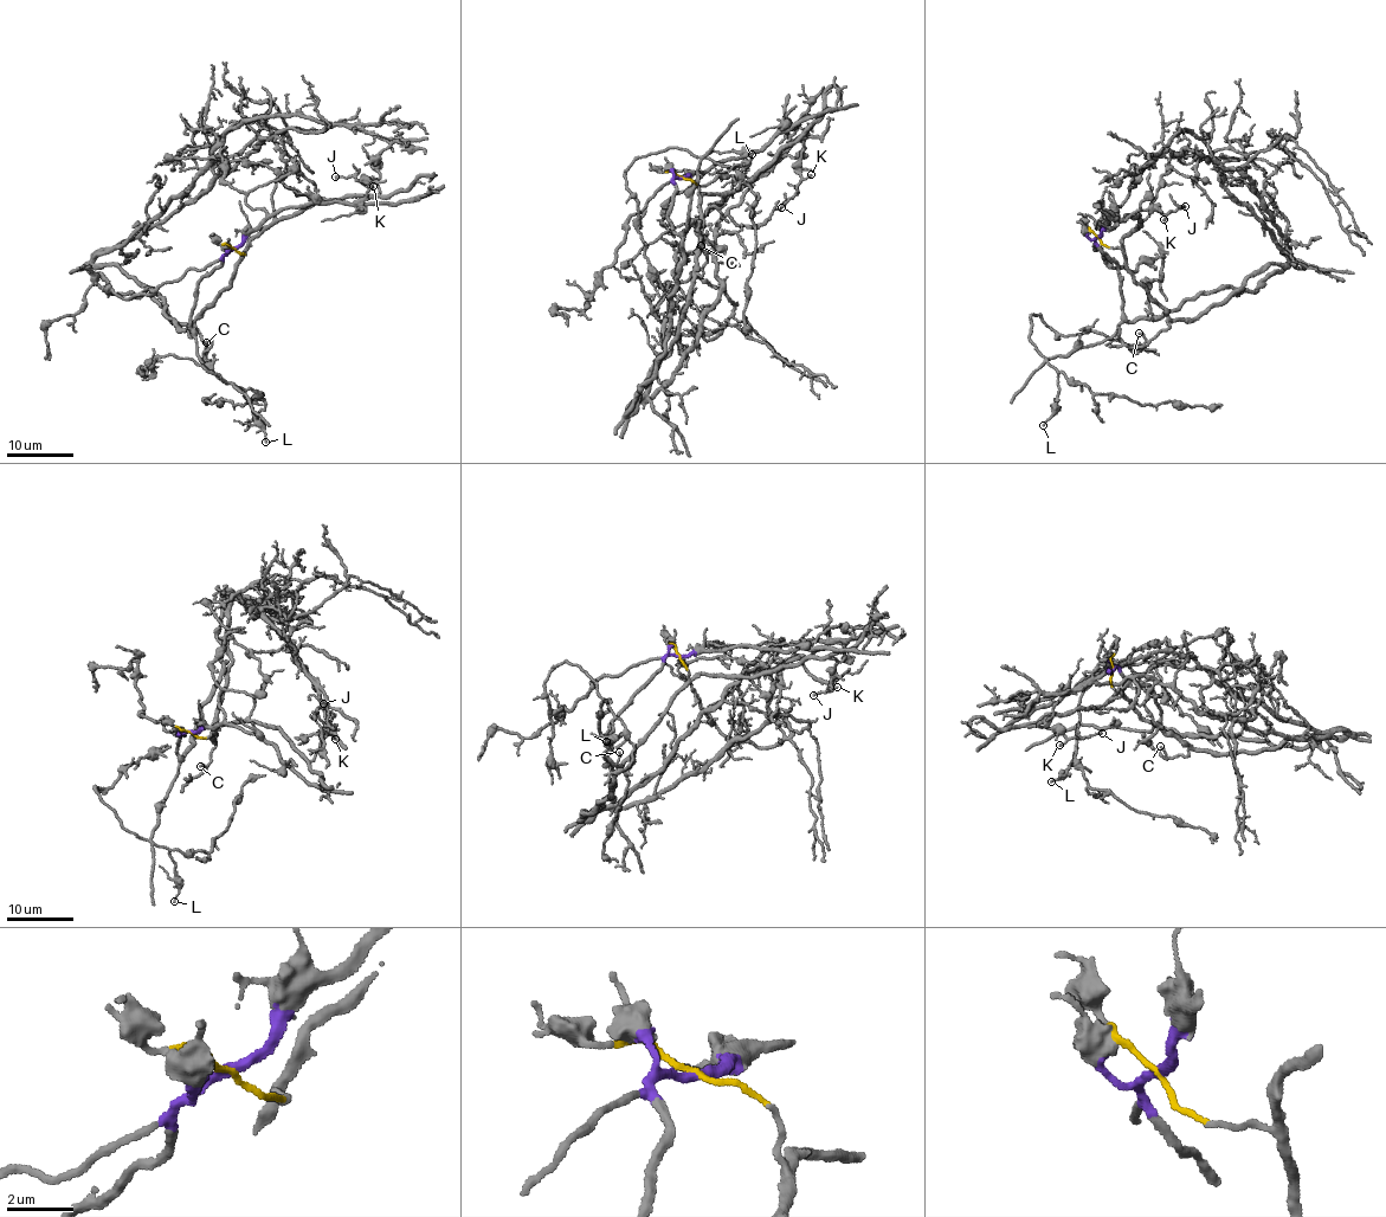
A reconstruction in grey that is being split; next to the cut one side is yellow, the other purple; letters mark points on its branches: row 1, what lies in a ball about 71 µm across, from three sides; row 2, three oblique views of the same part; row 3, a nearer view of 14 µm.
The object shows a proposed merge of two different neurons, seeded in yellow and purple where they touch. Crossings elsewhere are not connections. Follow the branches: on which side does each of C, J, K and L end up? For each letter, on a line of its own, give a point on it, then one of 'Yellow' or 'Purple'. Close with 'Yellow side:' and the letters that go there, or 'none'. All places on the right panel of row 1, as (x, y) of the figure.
C: Place: (1139, 333). Yellow
J: Place: (1185, 206). Yellow
K: Place: (1164, 219). Yellow
L: Place: (1043, 425). Purple
Yellow side: C, J, K

